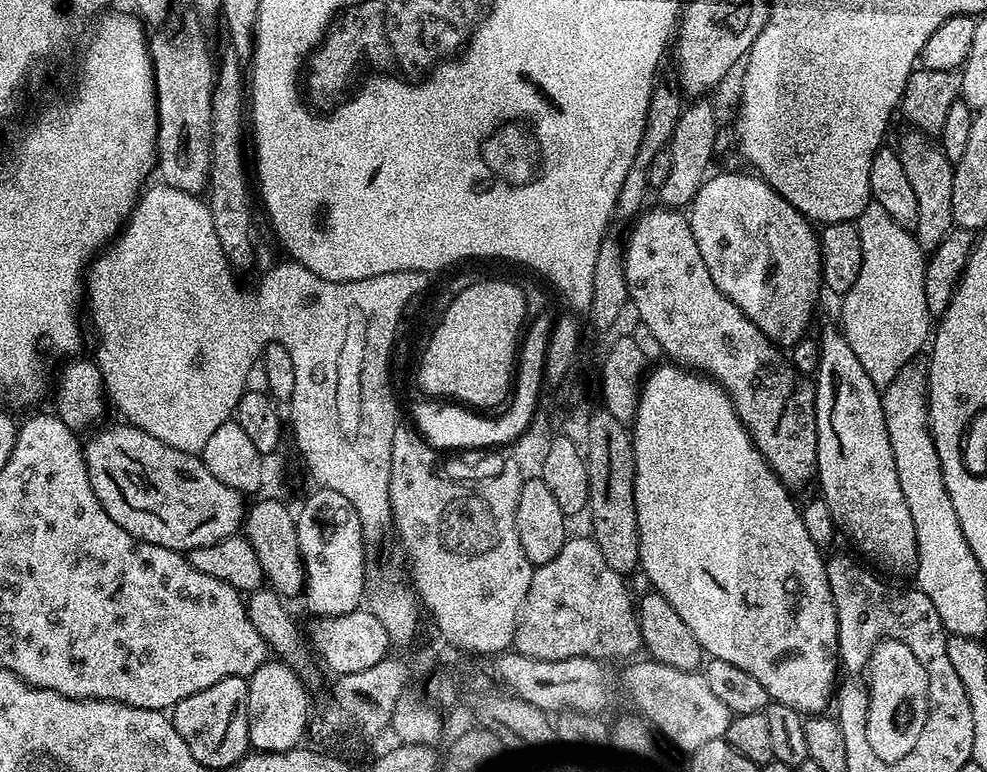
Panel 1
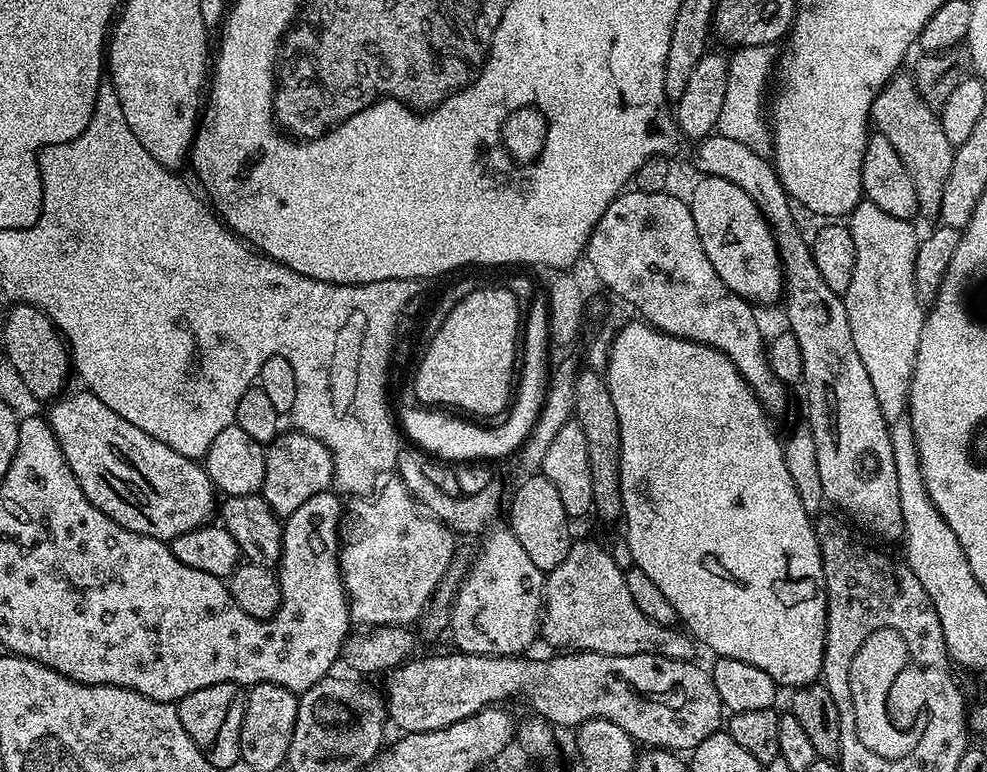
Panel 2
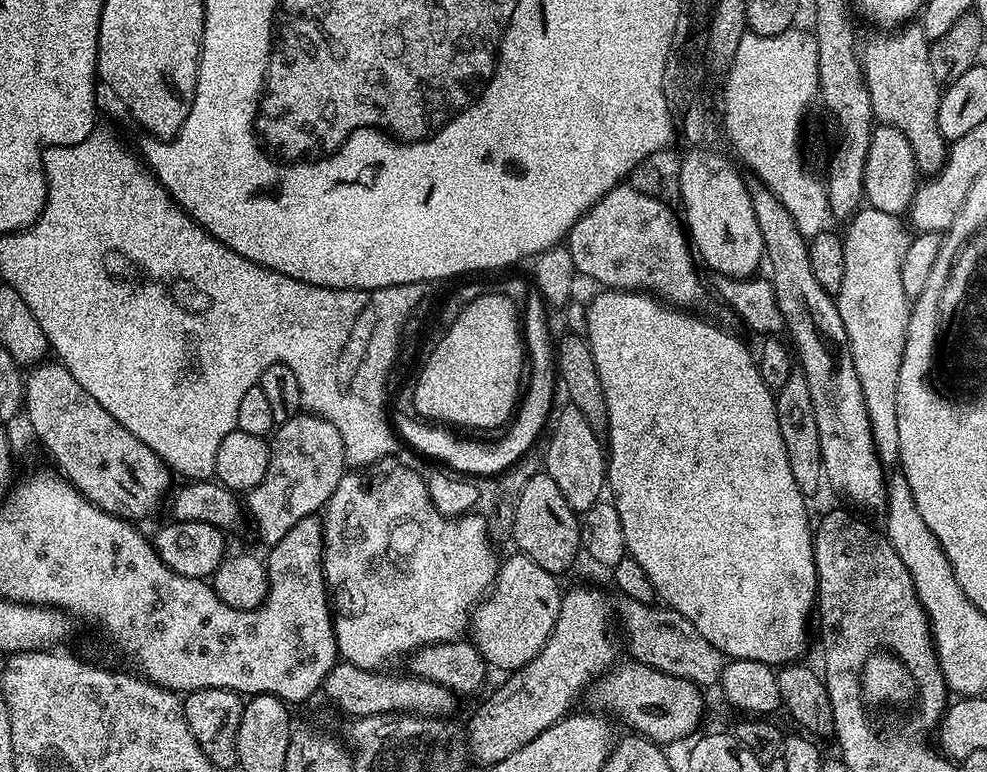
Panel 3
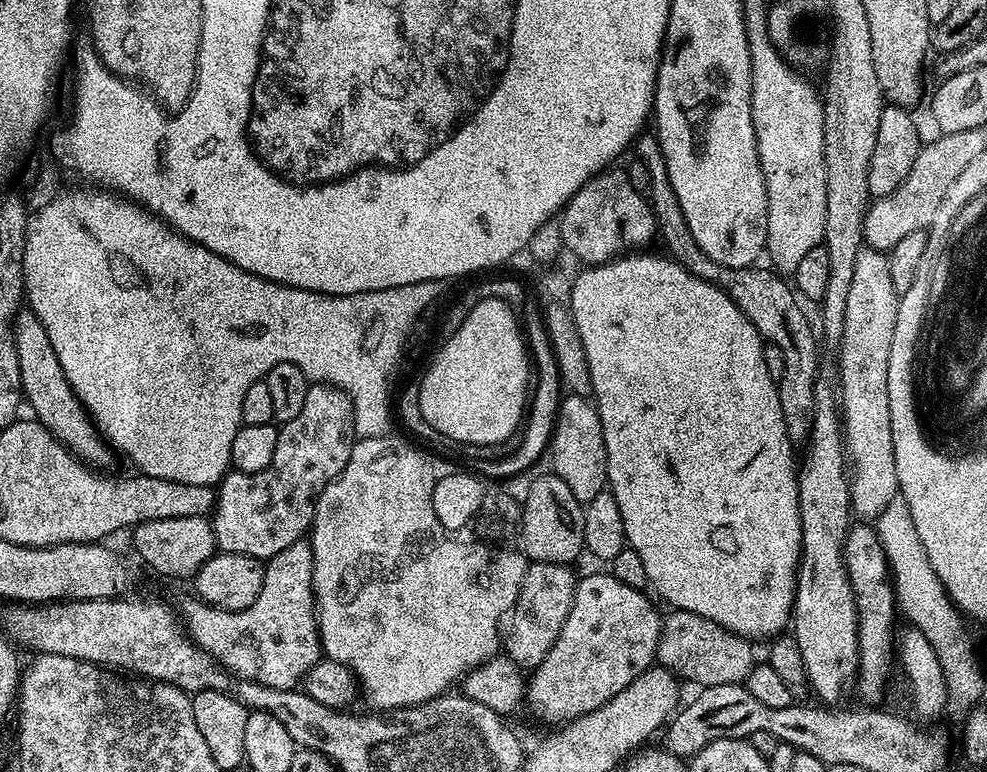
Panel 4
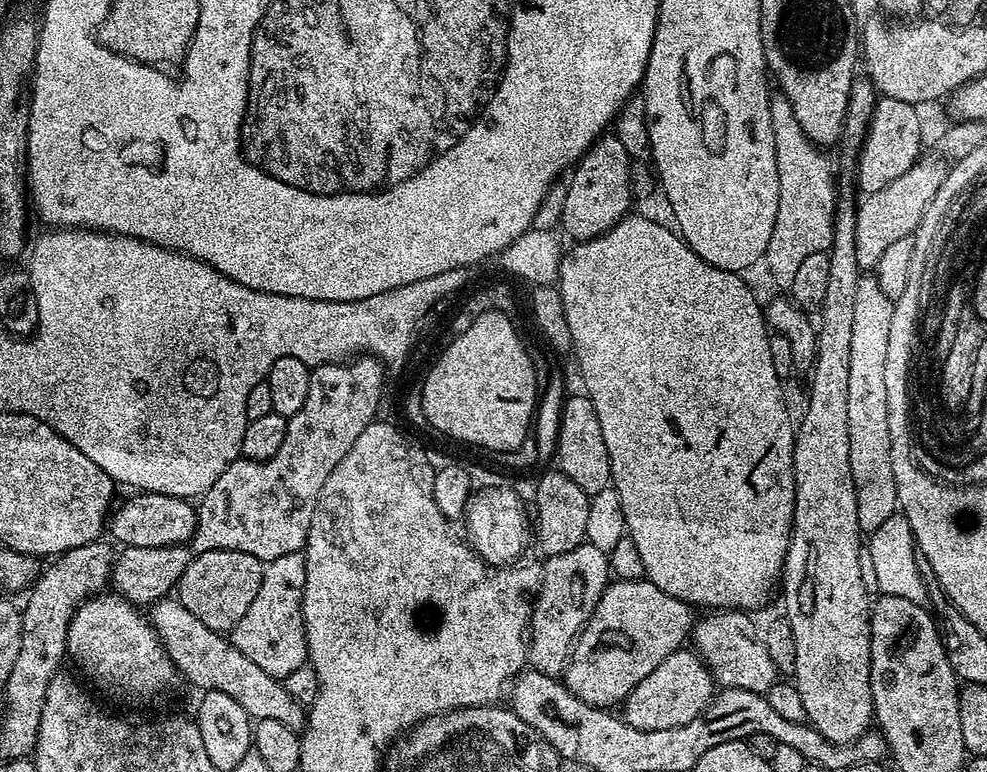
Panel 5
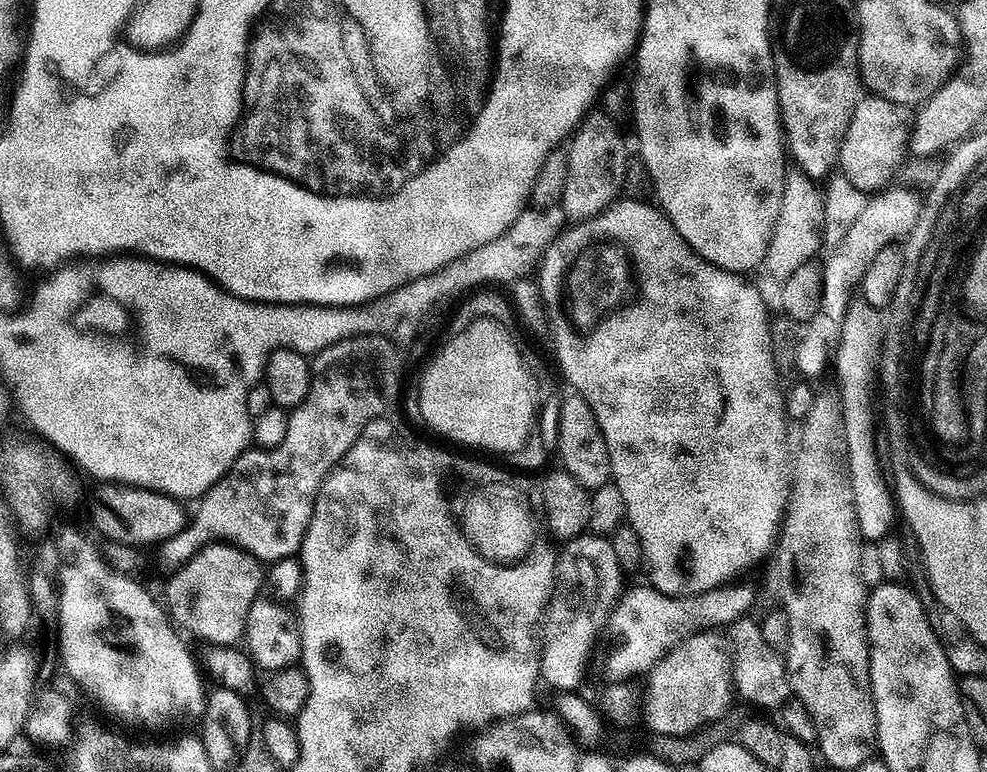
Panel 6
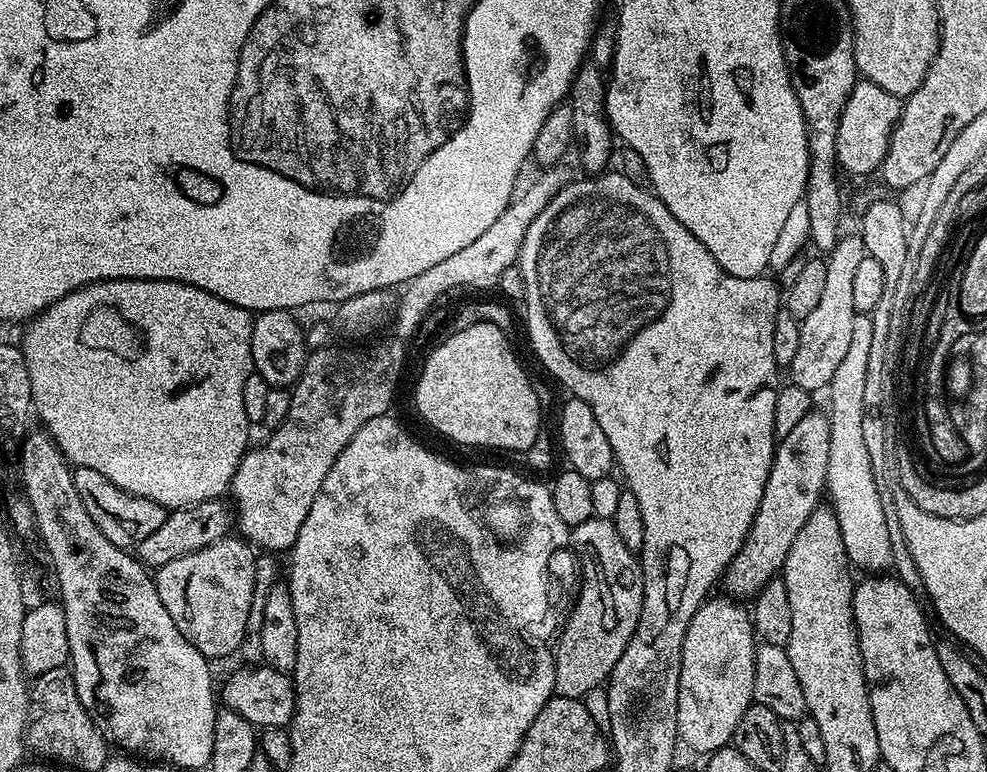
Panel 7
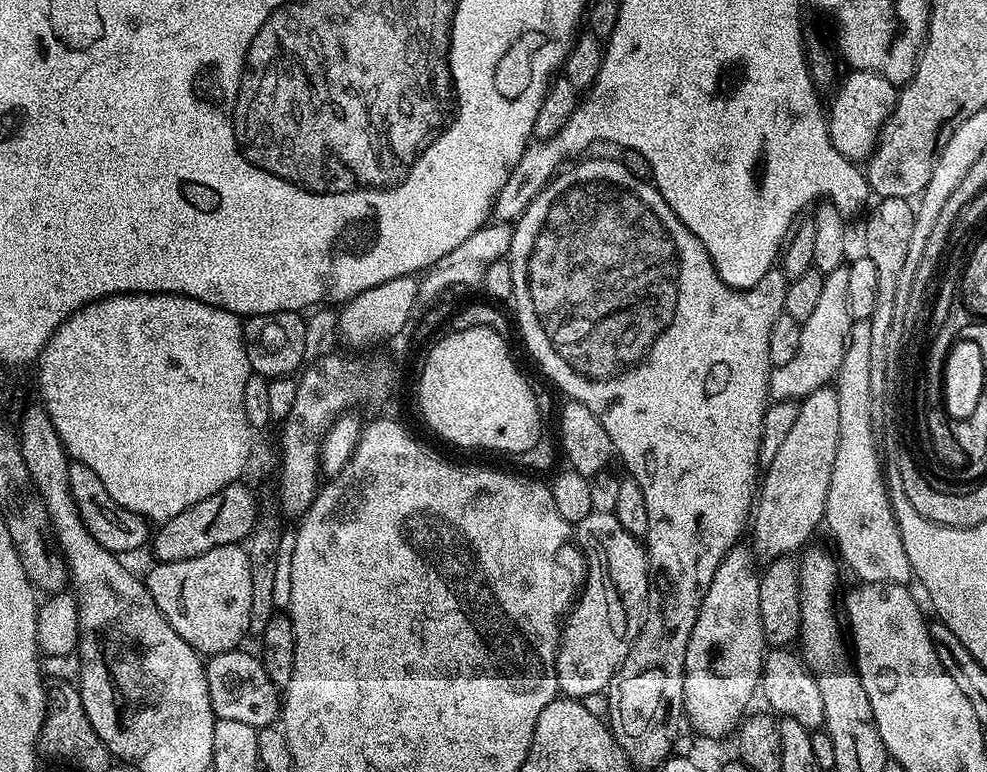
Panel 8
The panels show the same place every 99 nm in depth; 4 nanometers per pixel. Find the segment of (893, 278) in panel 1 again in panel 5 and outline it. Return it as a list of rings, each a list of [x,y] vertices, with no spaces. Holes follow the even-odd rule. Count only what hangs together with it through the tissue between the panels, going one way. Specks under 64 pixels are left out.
[[[861,275],[858,282],[858,291],[854,293],[854,327],[850,334],[850,399],[849,399],[849,417],[850,417],[850,470],[854,474],[854,486],[856,487],[856,497],[858,498],[858,526],[861,533],[871,534],[886,522],[886,518],[897,515],[898,505],[896,503],[896,487],[894,486],[894,470],[890,466],[890,422],[888,421],[888,411],[886,410],[886,345],[888,335],[890,335],[890,314],[894,301],[886,298],[882,294],[882,288],[878,286],[875,275]]]

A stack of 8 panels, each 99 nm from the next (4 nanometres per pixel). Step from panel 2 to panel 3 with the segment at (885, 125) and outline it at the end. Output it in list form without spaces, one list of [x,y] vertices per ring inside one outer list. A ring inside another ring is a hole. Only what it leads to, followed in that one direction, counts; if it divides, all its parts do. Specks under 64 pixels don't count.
[[[908,22],[897,32],[888,32],[885,36],[876,36],[862,48],[862,67],[864,81],[870,94],[870,106],[873,117],[881,124],[889,124],[902,134],[906,134],[906,142],[910,142],[910,150],[914,150],[914,162],[921,173],[935,174],[948,161],[949,141],[938,130],[938,106],[942,95],[942,86],[934,78],[934,70],[930,70],[930,42],[921,30],[919,23]]]

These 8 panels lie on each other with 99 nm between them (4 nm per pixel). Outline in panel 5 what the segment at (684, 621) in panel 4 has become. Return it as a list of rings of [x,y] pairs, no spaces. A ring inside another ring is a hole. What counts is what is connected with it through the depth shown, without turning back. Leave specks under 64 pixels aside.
[[[716,610],[705,616],[708,616],[705,620],[697,619],[693,623],[690,644],[708,668],[713,681],[720,688],[737,688],[738,690],[750,690],[751,692],[767,694],[770,686],[777,683],[778,669],[775,662],[770,658],[770,653],[766,651],[761,629],[758,624],[756,628],[755,622],[748,617],[751,615],[744,610]]]

